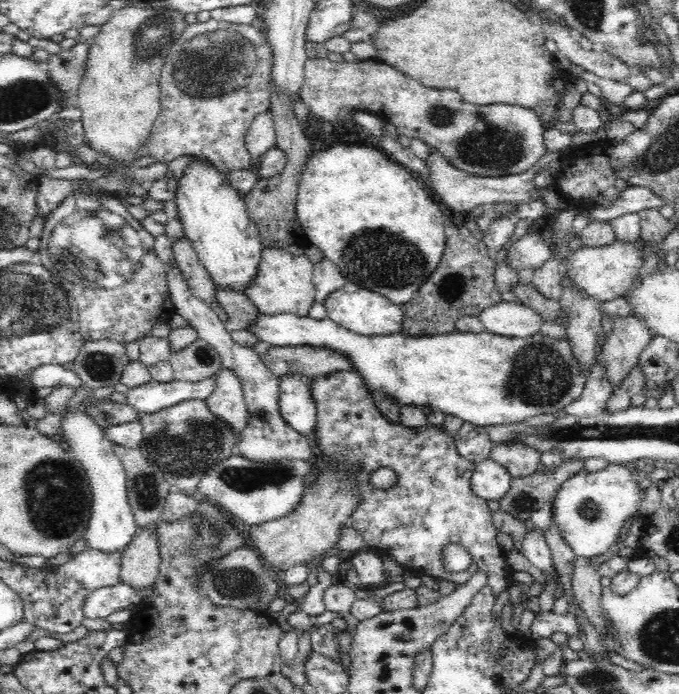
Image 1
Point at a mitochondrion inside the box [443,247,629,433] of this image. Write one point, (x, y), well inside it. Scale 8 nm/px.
(540, 375)

